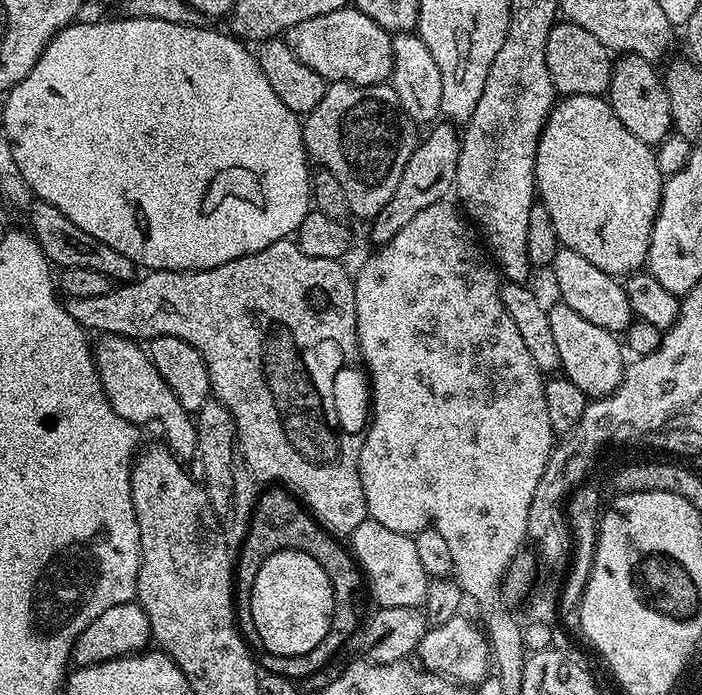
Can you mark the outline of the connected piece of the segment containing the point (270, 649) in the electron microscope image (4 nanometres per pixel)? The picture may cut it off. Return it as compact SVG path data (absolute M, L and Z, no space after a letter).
M298 550L270 554L270 558L262 562L250 594L256 640L269 656L306 654L326 638L333 606L330 578L326 578L326 570L322 570L310 554Z

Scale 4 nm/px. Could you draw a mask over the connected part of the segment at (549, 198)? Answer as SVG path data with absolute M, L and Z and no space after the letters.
M566 96L557 99L538 138L536 191L539 203L550 210L561 245L578 250L598 270L617 278L645 267L652 227L660 209L662 177L653 145L638 142L614 114L604 96Z

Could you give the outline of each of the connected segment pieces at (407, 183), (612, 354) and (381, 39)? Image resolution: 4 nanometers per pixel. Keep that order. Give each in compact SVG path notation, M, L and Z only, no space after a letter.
M448 122L433 123L427 132L428 137L425 140L423 137L417 143L414 154L410 154L410 162L406 162L406 170L402 178L398 178L394 198L386 202L386 206L377 216L371 217L373 245L390 242L390 238L394 238L394 234L398 234L402 226L407 226L421 210L426 210L426 206L434 206L438 201L445 199L456 187L461 133Z
M559 302L553 304L548 308L548 317L558 346L563 375L589 398L612 395L612 391L622 382L626 367L626 352L621 341L620 344L616 341L619 340L617 333L602 330L602 326L594 326L594 322L586 322L586 318L582 318L582 314L575 310L570 310L570 306Z
M351 6L342 10L334 10L334 14L321 14L319 18L310 18L307 22L298 22L286 34L290 50L310 66L310 70L317 72L326 82L344 80L347 84L383 84L392 75L392 36L386 29L380 28L378 22L366 18L358 9Z

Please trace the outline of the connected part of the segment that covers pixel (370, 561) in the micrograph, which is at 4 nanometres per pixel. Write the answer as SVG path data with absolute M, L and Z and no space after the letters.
M371 518L364 520L358 530L350 537L350 551L360 566L363 579L366 581L366 592L372 595L373 605L389 608L390 606L410 606L423 609L427 600L430 577L426 566L422 566L418 555L418 546L415 539L407 532L390 530L382 526L382 522L374 522Z

